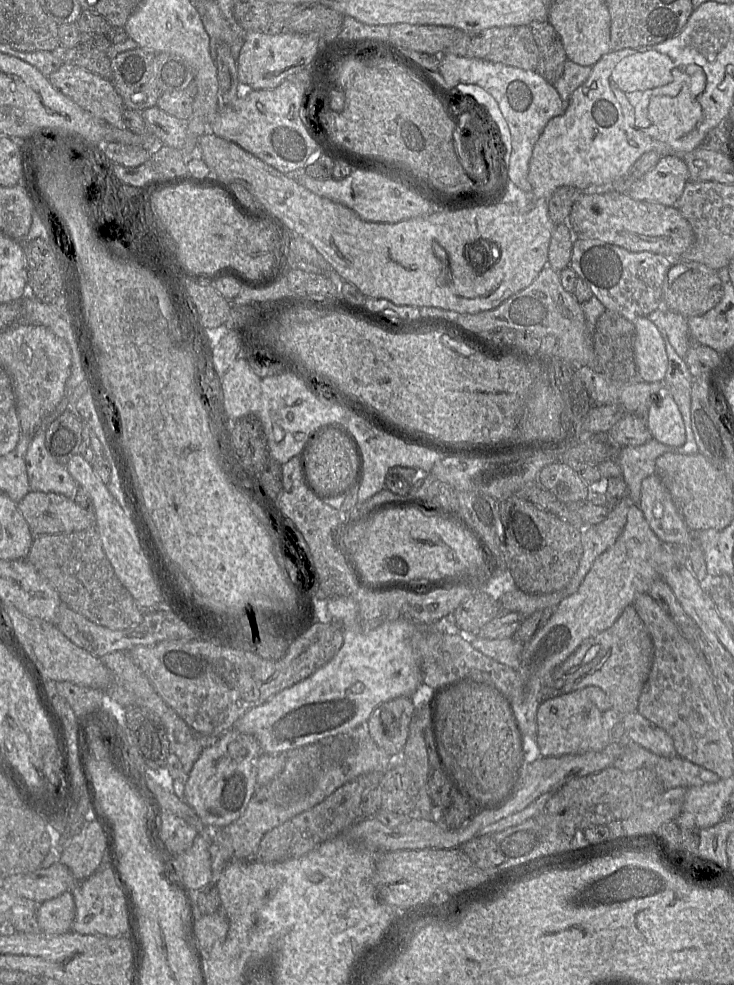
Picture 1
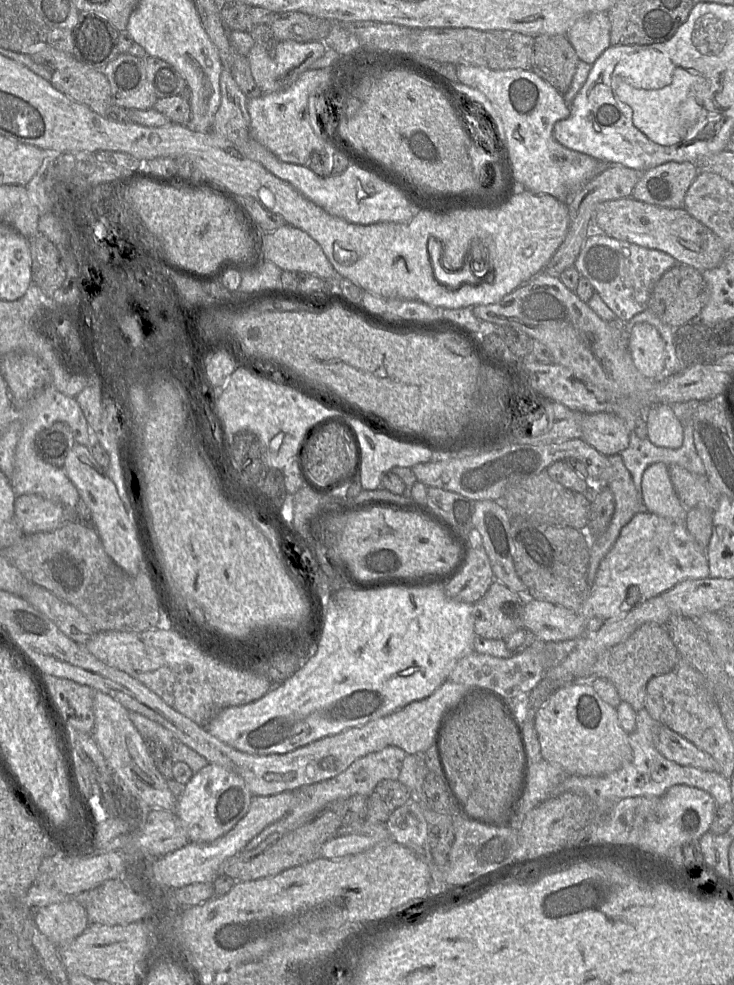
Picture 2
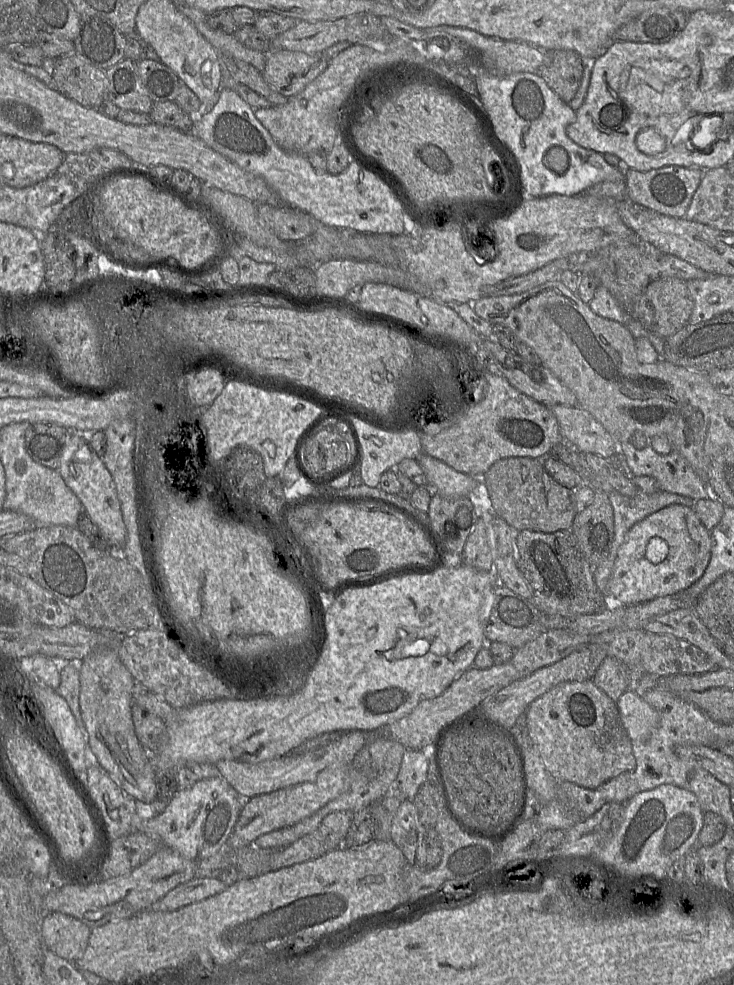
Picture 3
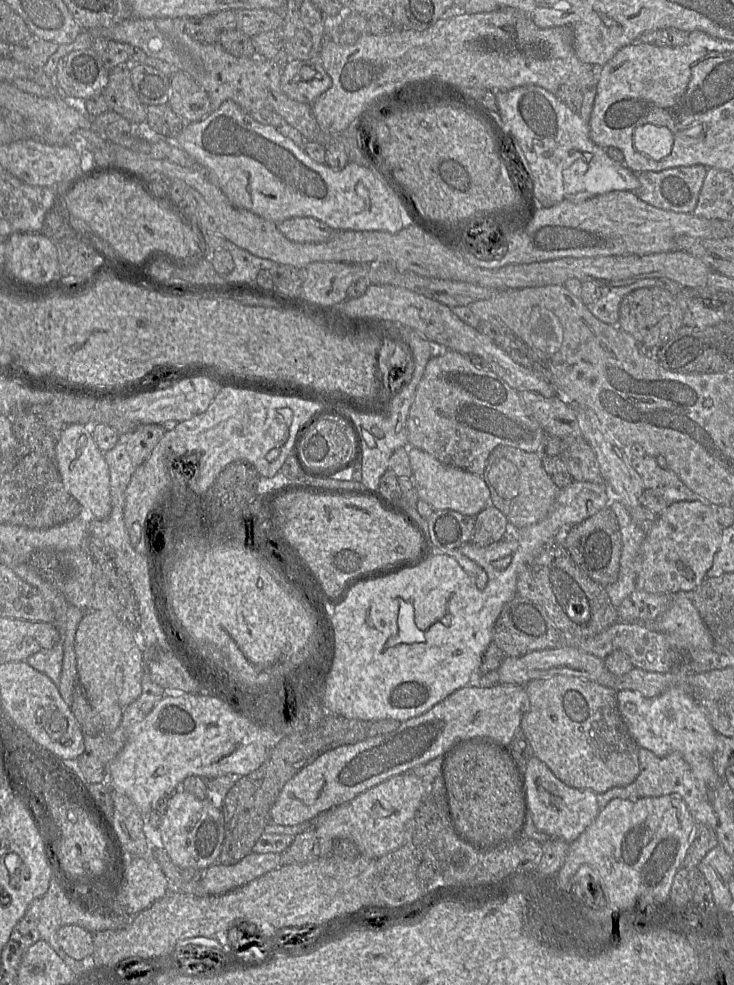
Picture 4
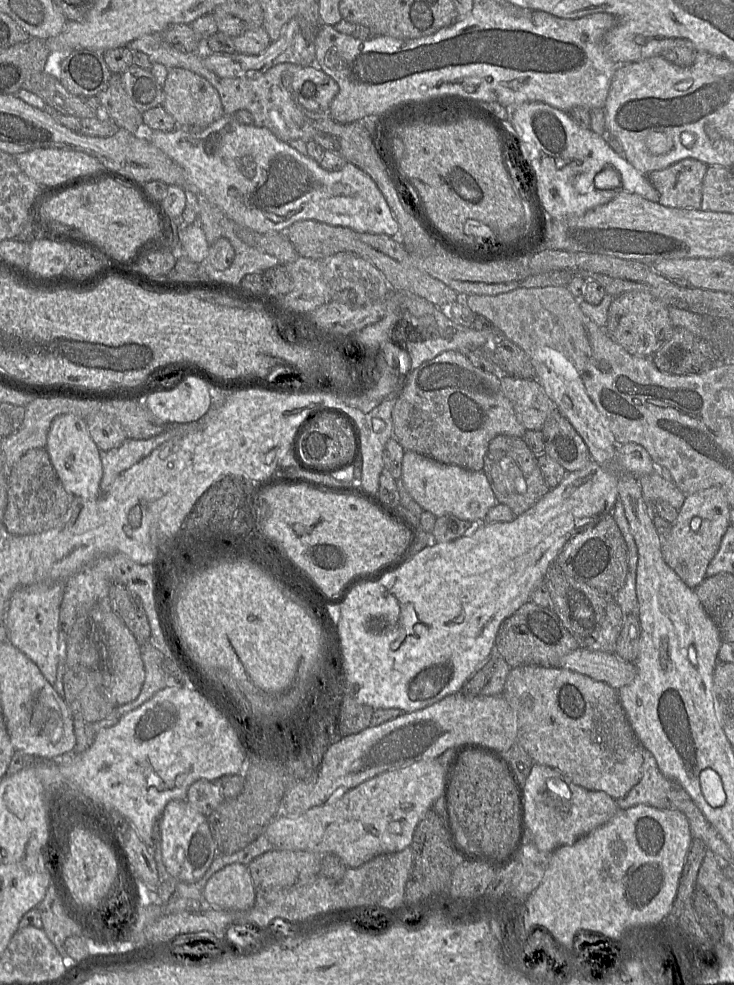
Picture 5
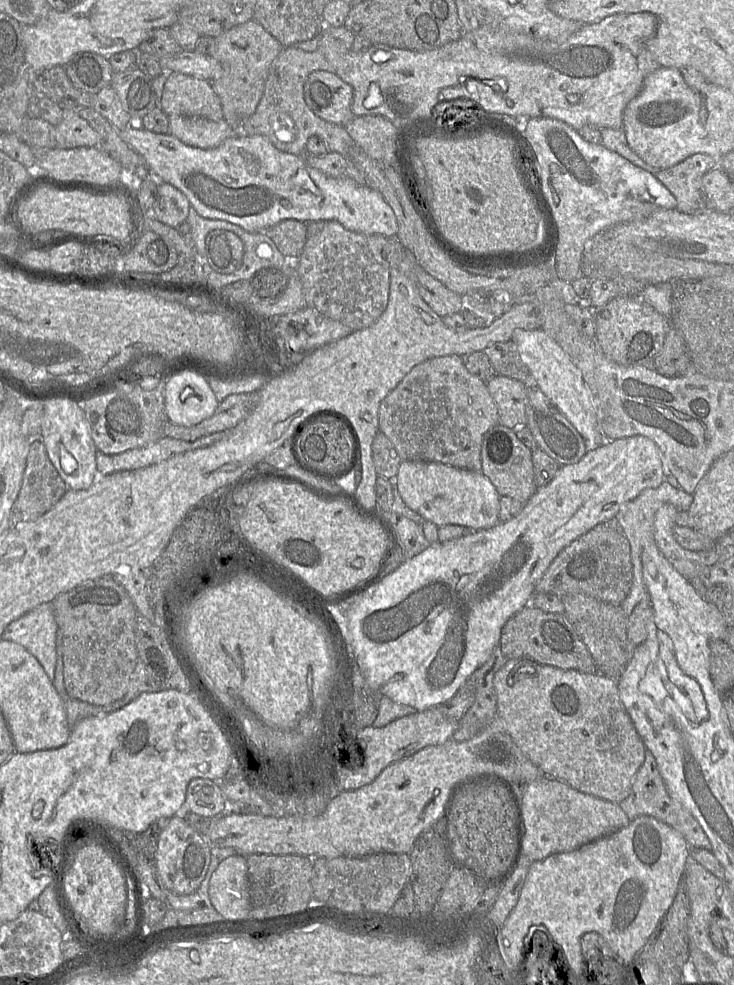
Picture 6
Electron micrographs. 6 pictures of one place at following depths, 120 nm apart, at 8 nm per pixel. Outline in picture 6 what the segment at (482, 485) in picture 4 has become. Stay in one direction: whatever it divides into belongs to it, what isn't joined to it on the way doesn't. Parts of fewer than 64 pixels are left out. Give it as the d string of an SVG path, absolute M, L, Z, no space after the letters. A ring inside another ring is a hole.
M402 460L397 486L405 504L437 526L461 525L483 530L499 523L500 495L482 472L427 460Z

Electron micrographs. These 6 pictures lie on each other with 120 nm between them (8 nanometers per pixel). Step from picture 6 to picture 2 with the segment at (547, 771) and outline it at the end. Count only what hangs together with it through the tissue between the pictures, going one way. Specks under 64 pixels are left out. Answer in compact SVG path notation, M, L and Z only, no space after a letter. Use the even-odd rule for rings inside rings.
M575 681L555 691L537 711L534 719L542 759L571 775L598 776L611 773L632 760L628 735L621 727L617 711L605 703L591 686L591 681Z

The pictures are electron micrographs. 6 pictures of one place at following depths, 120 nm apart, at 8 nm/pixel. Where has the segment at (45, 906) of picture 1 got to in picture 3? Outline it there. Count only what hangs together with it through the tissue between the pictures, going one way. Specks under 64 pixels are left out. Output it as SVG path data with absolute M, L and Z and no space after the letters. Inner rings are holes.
M50 912L43 918L41 928L42 928L42 943L43 943L43 959L44 959L44 949L49 949L52 952L54 952L56 955L58 955L64 959L67 959L68 961L77 961L78 959L80 959L83 956L83 954L86 950L86 947L88 945L89 937L91 934L91 928L89 926L87 926L85 923L83 923L82 921L80 921L77 918L74 918L72 916L69 916L69 915L61 913L61 912Z

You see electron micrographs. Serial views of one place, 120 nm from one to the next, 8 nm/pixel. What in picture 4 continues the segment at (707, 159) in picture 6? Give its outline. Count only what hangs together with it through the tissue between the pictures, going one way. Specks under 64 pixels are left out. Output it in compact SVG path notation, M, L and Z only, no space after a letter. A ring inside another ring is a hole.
M703 165L669 168L658 172L642 172L637 174L640 183L635 191L643 202L663 210L692 214L706 176L707 168Z

